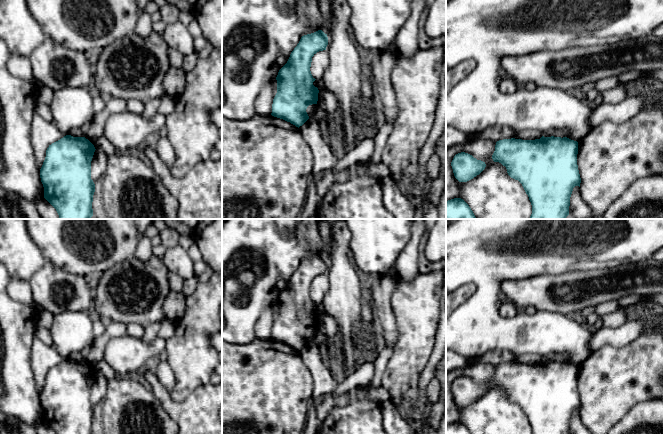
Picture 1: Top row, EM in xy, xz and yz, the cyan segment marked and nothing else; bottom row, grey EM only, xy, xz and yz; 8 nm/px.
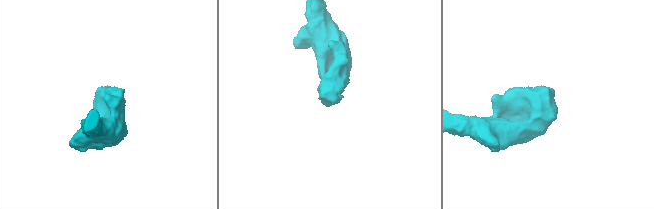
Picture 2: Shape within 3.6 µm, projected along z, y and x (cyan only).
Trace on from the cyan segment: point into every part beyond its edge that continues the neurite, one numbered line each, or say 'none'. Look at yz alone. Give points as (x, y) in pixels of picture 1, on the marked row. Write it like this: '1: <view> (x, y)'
none

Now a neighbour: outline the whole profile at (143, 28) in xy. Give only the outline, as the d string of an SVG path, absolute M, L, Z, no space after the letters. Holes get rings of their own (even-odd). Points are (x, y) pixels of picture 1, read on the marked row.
M145 11L140 15L134 33L139 36L146 37L152 32L152 18L151 15Z

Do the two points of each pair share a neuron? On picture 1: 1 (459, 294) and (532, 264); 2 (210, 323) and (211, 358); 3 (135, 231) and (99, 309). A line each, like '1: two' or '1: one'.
1: two
2: one
3: two

